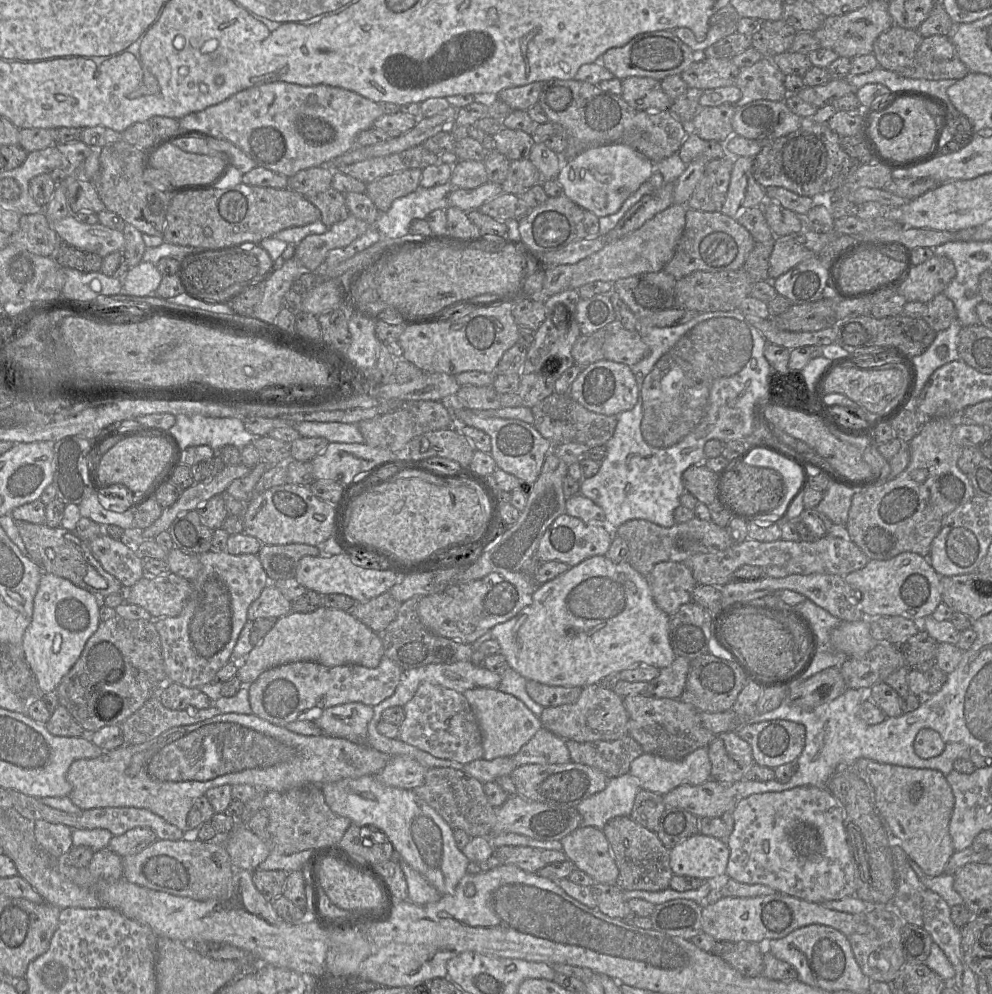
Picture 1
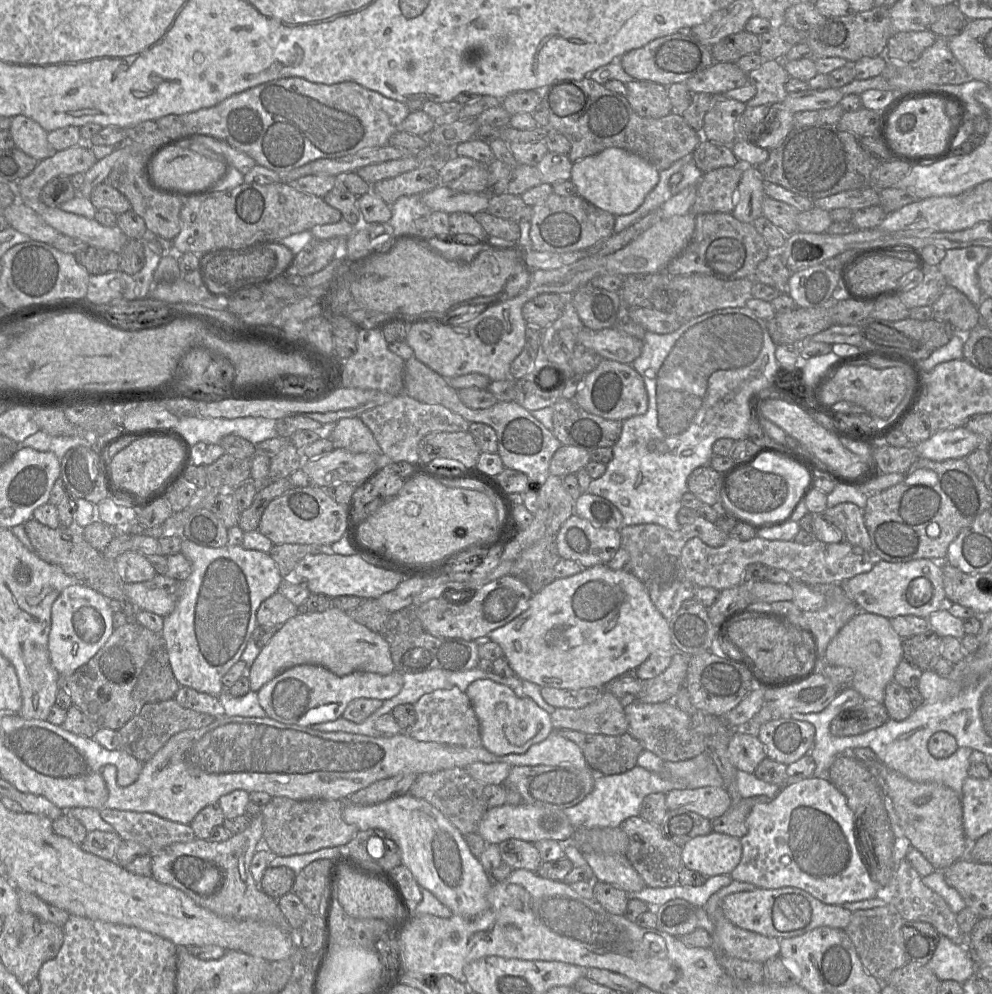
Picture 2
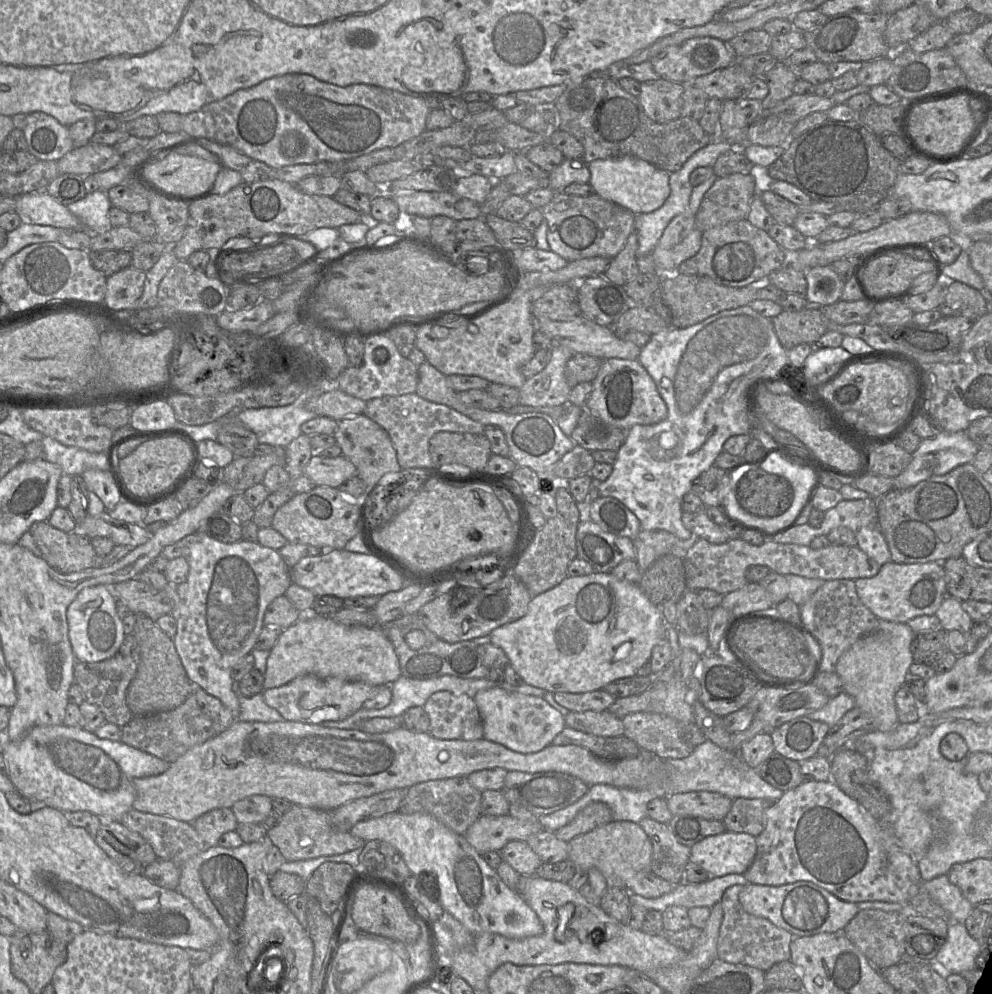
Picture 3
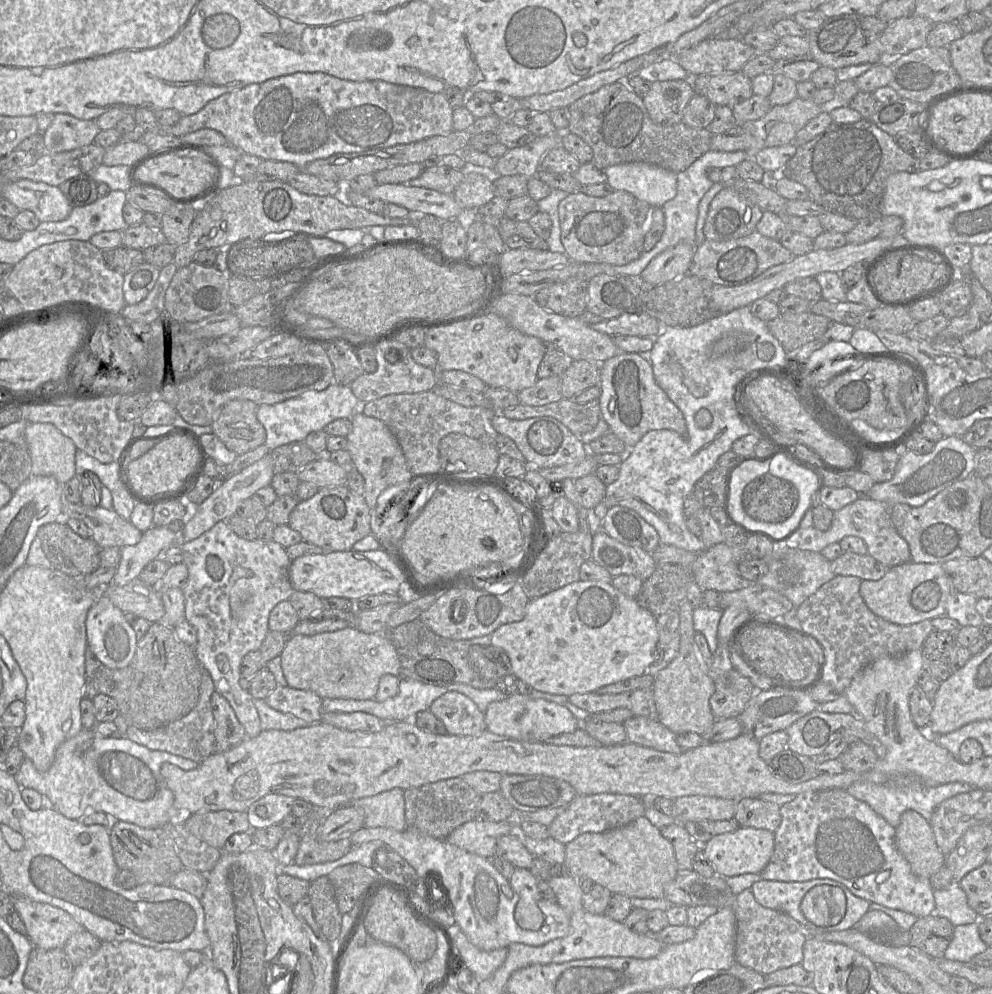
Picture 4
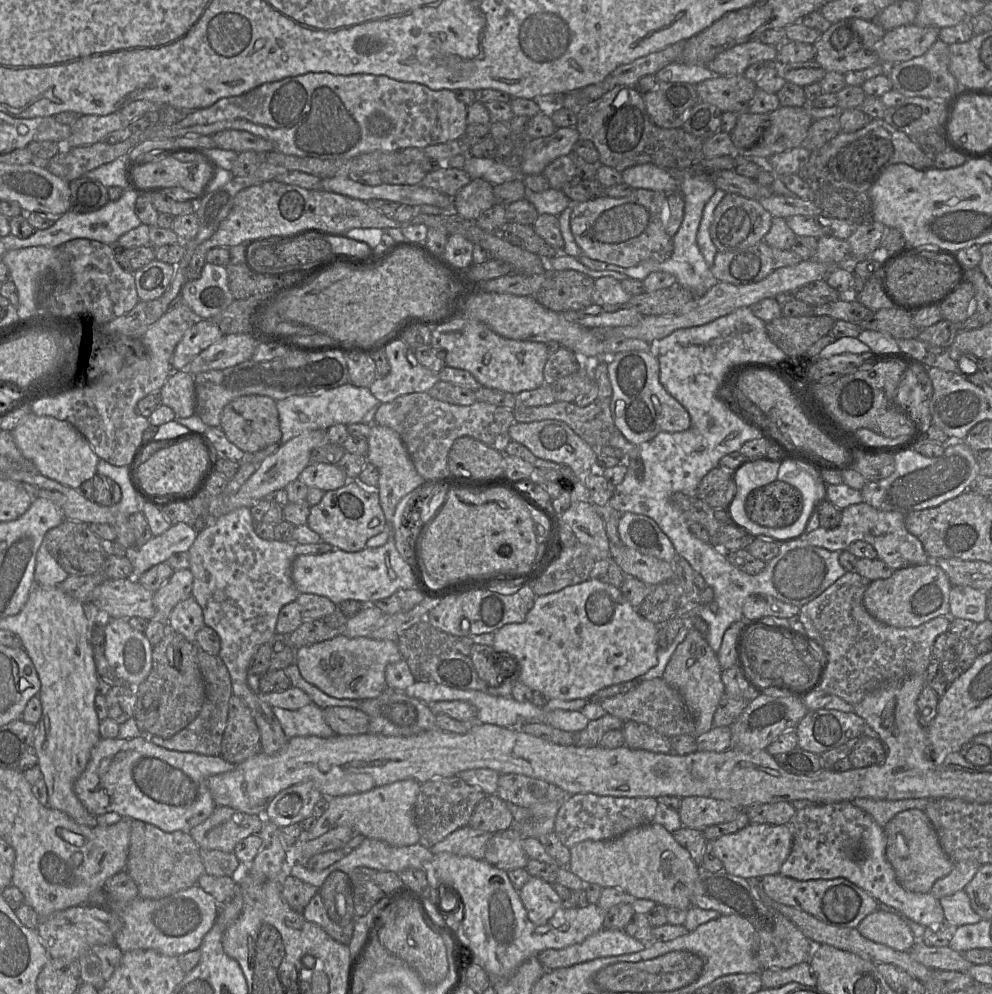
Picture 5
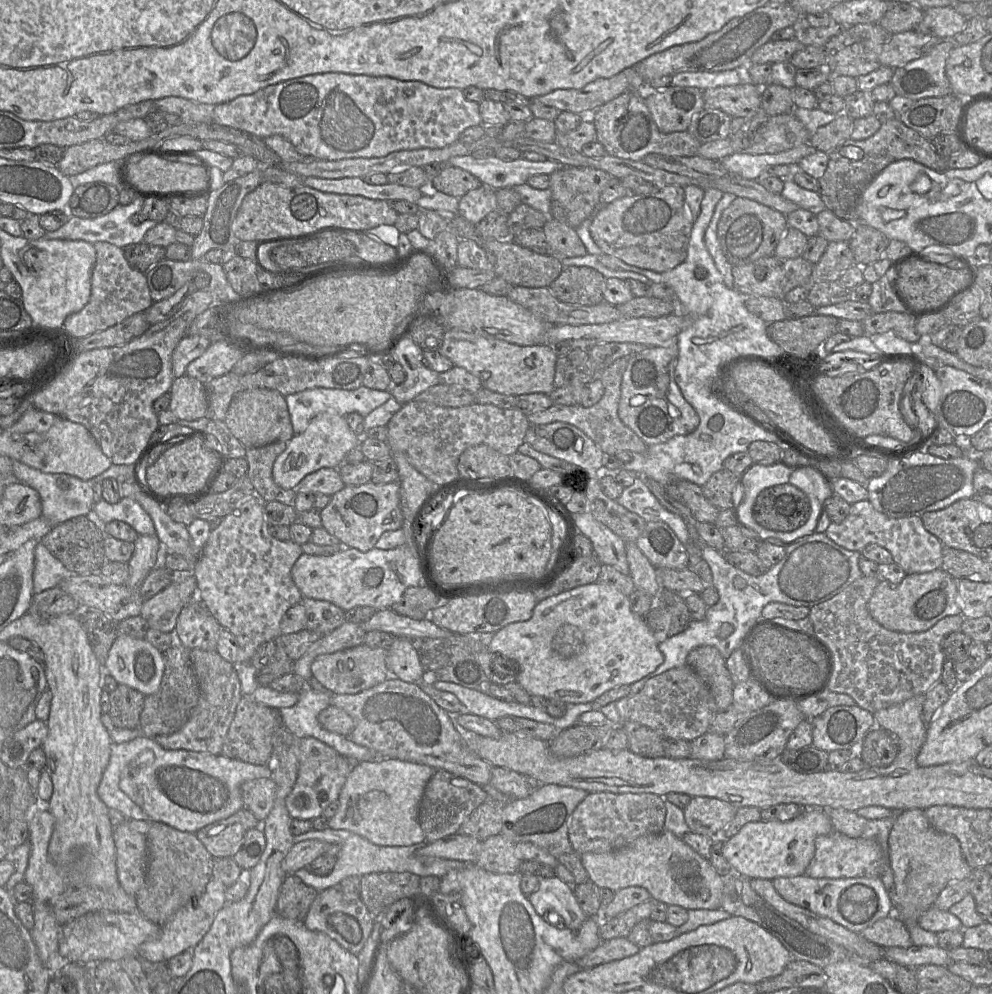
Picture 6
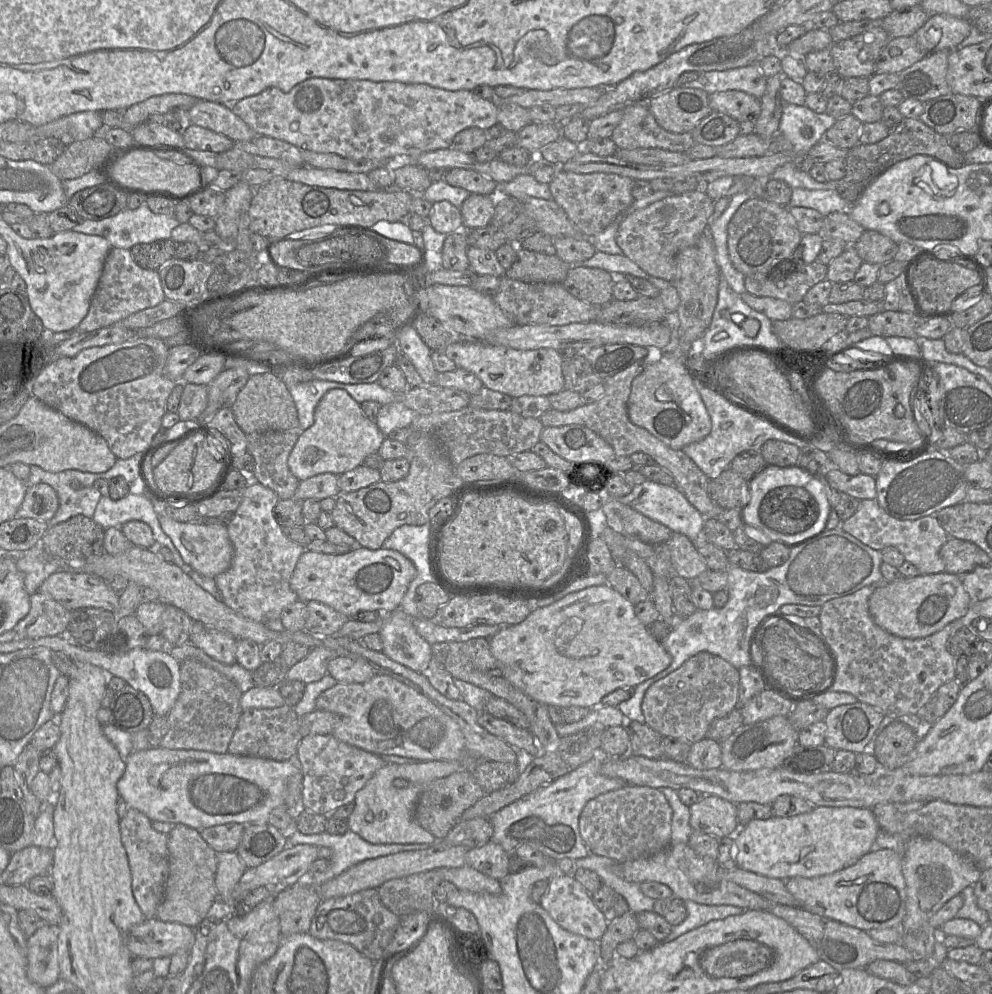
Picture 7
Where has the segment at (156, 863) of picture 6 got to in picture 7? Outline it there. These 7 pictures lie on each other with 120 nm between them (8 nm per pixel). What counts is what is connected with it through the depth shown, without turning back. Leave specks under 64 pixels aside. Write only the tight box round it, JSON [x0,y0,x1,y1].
[155,824,217,928]

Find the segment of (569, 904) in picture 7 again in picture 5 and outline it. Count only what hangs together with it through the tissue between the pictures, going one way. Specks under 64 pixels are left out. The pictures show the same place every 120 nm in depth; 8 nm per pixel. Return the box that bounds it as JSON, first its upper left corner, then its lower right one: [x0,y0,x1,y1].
[518,876,563,926]

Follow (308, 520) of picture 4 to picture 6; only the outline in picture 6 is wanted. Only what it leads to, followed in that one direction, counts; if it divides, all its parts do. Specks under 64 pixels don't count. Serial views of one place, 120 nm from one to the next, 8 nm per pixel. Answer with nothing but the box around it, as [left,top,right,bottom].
[320,480,403,552]

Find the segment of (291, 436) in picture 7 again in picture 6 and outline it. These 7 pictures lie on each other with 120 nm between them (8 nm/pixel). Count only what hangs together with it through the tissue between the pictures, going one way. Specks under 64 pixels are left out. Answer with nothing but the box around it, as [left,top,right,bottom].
[246,442,295,506]

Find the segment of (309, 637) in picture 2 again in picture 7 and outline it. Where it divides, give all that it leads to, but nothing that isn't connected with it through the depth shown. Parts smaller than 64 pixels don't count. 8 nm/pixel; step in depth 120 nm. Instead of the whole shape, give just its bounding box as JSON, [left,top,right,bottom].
[327,656,377,683]

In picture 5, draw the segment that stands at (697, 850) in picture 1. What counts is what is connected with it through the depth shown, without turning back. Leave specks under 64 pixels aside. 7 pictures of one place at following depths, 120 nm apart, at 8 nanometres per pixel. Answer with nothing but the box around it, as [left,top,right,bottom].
[714,824,792,881]

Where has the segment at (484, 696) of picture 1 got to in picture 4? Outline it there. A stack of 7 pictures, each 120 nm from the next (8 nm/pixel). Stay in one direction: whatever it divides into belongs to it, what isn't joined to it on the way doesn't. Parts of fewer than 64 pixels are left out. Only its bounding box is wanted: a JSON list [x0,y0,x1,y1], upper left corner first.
[484,695,581,742]

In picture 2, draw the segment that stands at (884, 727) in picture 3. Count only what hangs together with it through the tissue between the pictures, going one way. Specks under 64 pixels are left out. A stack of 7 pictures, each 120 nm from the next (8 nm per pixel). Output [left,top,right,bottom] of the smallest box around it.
[824,611,903,703]

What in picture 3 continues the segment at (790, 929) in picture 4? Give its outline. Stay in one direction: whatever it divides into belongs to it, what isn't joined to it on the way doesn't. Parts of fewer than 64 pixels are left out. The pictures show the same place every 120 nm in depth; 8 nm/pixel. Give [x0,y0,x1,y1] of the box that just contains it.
[717,885,794,972]

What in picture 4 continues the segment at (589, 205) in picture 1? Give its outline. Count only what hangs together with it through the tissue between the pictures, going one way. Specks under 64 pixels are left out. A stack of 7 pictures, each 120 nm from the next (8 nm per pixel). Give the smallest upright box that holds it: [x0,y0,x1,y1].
[603,163,677,207]

